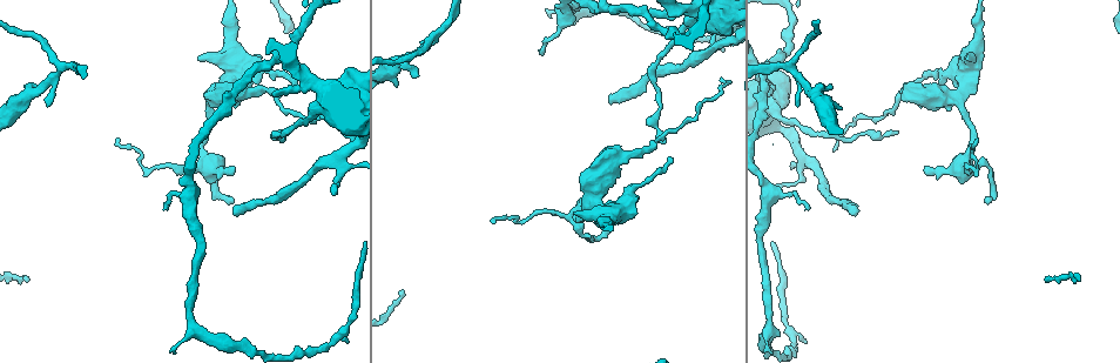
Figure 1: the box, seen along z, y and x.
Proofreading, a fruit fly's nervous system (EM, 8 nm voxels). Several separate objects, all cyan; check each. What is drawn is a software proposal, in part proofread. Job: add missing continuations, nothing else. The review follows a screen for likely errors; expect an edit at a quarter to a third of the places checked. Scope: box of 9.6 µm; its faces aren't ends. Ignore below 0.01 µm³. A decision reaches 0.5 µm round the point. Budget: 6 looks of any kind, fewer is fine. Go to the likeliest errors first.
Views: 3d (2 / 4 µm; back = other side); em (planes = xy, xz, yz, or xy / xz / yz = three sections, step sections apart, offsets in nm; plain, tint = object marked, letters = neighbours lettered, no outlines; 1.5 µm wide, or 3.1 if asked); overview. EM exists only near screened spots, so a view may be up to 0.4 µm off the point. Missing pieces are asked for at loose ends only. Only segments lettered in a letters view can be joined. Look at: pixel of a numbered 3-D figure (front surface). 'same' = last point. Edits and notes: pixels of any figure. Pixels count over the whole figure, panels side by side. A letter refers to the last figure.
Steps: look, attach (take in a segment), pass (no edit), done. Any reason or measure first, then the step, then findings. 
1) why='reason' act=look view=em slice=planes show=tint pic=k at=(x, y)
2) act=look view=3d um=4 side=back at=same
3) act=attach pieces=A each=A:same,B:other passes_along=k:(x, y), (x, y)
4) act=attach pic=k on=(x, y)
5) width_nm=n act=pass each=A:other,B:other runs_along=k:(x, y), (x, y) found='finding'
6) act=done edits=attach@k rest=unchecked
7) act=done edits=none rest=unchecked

why='thin end' act=look view=em slice=planes show=letters pic=1 at=(608, 233)

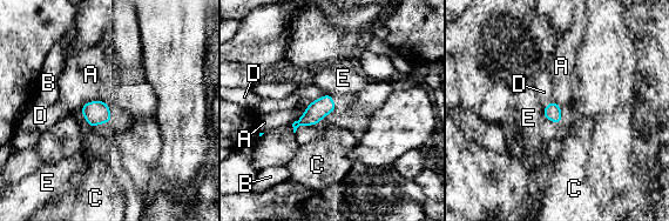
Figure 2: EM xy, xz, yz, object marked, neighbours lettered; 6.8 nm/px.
act=pass each=A:other,B:other,C:other,D:other,E:other border=2:(108, 104), (89, 100), (80, 108) found='no lettered segment goes on from it'

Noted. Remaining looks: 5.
act=look view=em slice=planes show=letters pic=1 at=(671, 159)

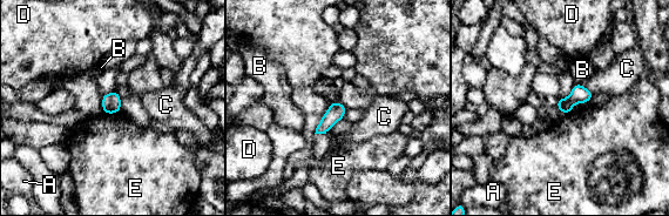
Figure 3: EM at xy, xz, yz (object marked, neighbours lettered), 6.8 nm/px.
longest_contact=E:130nm act=pass each=A:other,B:other,C:other,D:other,E:other border=3:(580, 83), (594, 94) found='no lettered segment goes on from it'

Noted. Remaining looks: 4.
why='thin end' act=look view=em slice=planes show=letters pic=1 at=(116, 138)

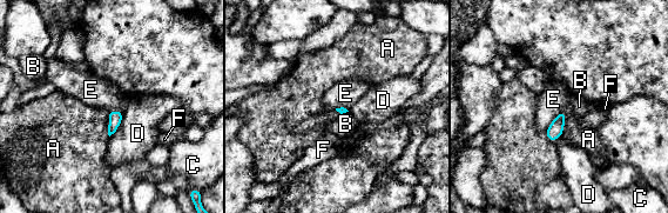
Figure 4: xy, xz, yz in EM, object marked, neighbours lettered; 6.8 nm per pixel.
act=pass each=A:other,B:other,C:other,D:other,E:other,F:other border=4:(562, 110), (545, 132) found='none of them fits'

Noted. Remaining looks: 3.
act=done edits=none rest=unchecked

